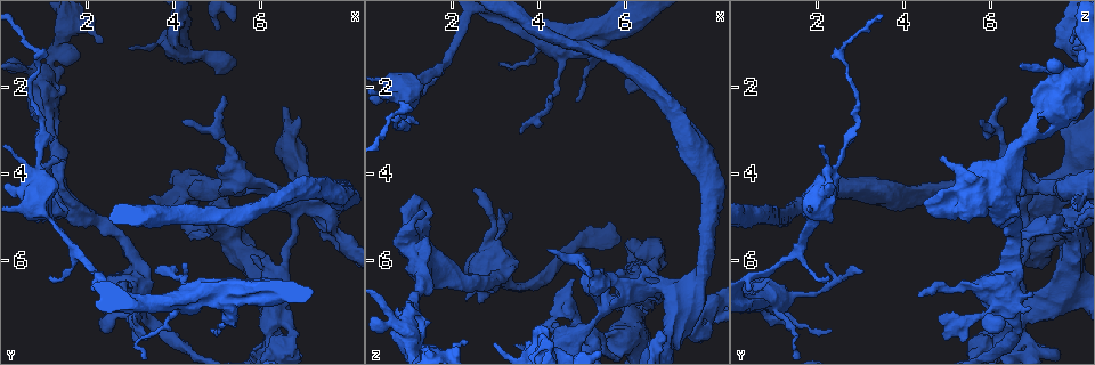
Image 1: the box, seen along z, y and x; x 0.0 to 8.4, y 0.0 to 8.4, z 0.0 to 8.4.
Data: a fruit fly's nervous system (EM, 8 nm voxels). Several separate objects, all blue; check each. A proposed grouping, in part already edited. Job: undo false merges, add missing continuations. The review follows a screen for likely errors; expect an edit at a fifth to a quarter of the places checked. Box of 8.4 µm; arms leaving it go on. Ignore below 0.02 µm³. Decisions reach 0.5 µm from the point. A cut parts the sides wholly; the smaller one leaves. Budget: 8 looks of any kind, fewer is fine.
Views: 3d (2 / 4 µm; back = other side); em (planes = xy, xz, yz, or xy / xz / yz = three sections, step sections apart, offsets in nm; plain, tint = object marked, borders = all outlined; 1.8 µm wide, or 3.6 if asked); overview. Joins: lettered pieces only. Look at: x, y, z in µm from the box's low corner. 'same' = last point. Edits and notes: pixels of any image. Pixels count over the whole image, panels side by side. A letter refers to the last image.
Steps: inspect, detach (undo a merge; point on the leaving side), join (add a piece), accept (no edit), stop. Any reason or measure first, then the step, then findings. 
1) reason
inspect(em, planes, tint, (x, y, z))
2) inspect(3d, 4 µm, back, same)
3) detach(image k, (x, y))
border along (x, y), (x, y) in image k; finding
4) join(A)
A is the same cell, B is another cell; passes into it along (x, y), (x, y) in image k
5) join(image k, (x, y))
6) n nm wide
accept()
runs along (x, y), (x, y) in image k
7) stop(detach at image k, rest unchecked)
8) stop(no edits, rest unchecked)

abrupt turn
inspect(3d, 4 µm, (0.90, 1.35, 2.60))

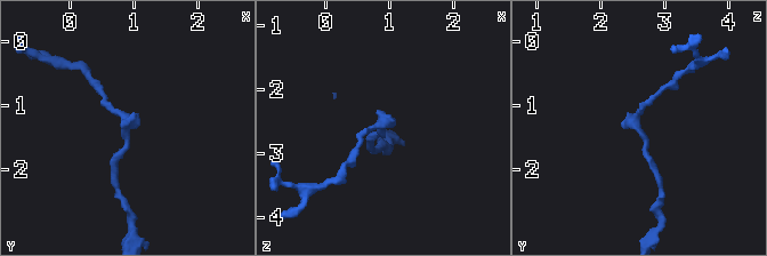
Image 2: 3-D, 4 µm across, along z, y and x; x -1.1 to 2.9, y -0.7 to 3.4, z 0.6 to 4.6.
inspect(em, planes, borders, (0.90, 1.35, 2.55))

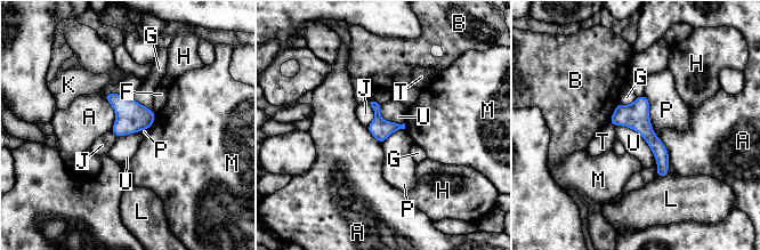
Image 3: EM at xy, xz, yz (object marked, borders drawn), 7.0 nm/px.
140 nm wide
accept()
A, B, F, G, H, J, K, L, M, P, T and U are other cells; border along (613, 124), (632, 128), (655, 159) in image 3; all the same neuron

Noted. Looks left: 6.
free end
inspect(em, 3.6 µm, xy, step 16, plain, (5.20, 2.20, 6.30))

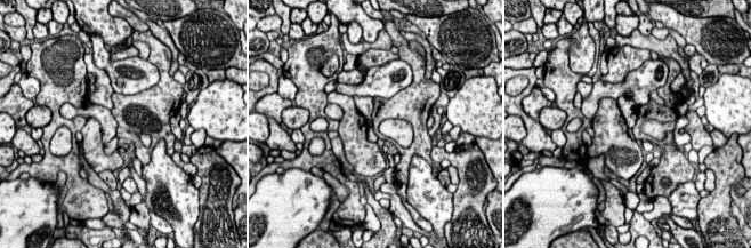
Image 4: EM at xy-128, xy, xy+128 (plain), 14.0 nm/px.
where the object lies
inspect(em, 3.6 µm, xy, step 16, tint, same)

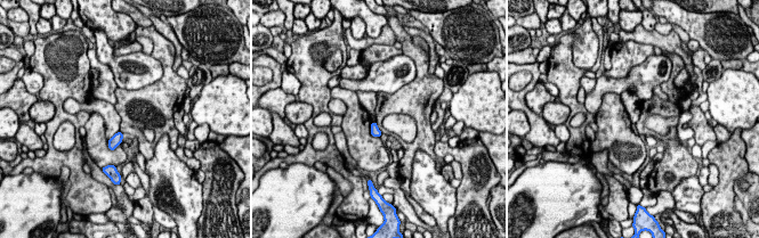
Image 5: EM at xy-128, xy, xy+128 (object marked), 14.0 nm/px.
see the neighbours
inspect(em, 3.6 µm, xy, step 16, borders, same)

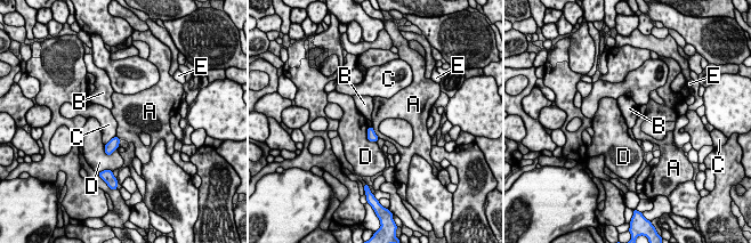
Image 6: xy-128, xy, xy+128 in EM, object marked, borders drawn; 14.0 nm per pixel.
130 nm wide; C touches over 220 nm
accept()
A, B, C, D and E are other cells; no lettered piece goes on from it

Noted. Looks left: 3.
free end
inspect(em, planes, borders, (3.00, 1.10, 7.90))

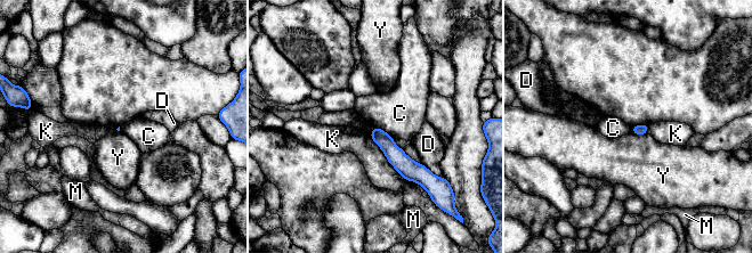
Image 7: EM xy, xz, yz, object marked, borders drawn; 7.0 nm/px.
K touches over 360 nm
accept()
C, D, K, M and Y are other cells; runs along (377, 130), (393, 153), (419, 179) in image 7; no lettered piece goes on from it

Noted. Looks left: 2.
stop(no edits, rest unchecked)

